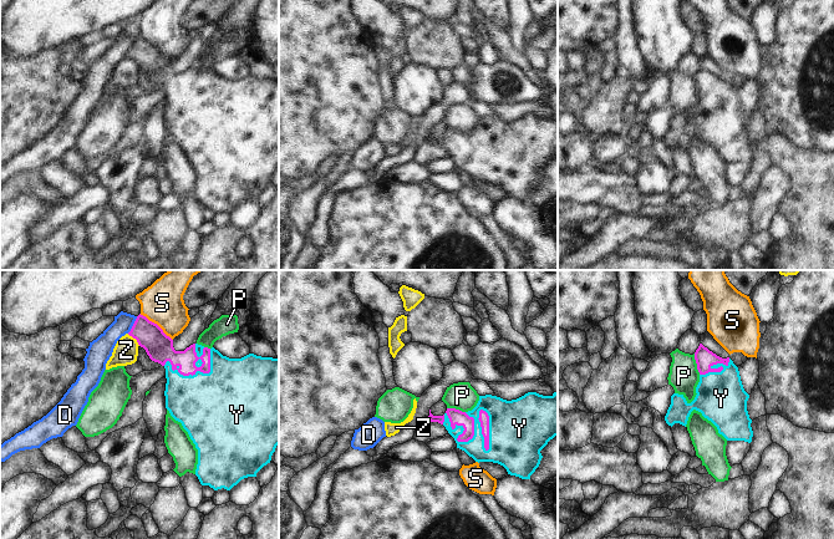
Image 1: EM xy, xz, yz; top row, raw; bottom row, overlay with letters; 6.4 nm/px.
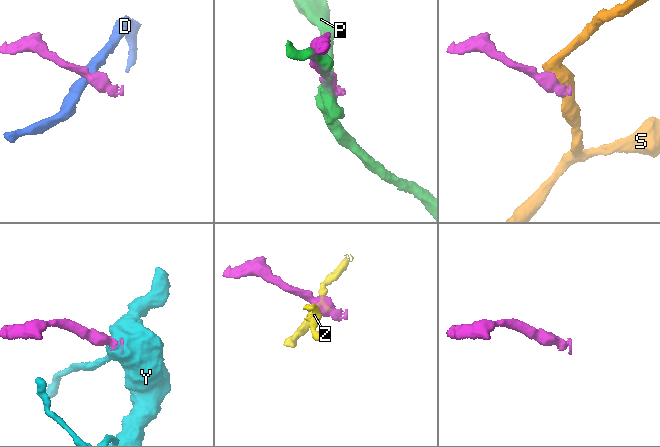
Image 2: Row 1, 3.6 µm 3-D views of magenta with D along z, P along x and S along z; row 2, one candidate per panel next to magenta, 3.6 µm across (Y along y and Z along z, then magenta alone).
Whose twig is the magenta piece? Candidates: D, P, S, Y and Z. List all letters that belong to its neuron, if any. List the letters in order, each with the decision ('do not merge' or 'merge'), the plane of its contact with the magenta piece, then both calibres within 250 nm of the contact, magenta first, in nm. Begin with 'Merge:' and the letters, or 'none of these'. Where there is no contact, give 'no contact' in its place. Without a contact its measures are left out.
Merge: Y
D: do not merge | xy | 180/140 nm
P: do not merge | yz | 120/200 nm
S: do not merge | xy | 180/280 nm
Y: merge | xz | 100/190 nm
Z: do not merge | xy | 180/160 nm

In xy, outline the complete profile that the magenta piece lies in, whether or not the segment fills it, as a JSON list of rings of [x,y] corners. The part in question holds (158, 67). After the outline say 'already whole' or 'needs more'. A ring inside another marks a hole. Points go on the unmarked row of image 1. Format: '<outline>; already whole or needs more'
[[[138,36],[129,57],[137,61],[154,83],[166,90],[166,129],[182,144],[198,171],[195,197],[202,207],[214,212],[230,212],[241,200],[256,198],[256,194],[271,182],[279,166],[279,80],[249,75],[241,80],[223,77],[214,68],[193,65],[184,72],[176,72],[173,61],[146,37]]]; needs more

